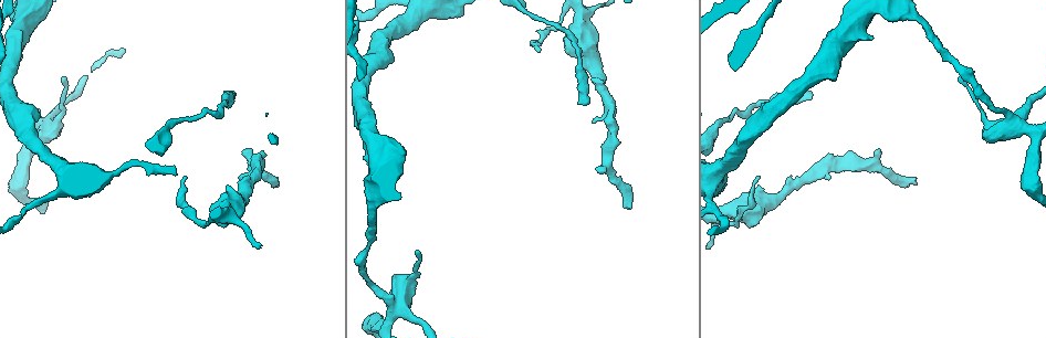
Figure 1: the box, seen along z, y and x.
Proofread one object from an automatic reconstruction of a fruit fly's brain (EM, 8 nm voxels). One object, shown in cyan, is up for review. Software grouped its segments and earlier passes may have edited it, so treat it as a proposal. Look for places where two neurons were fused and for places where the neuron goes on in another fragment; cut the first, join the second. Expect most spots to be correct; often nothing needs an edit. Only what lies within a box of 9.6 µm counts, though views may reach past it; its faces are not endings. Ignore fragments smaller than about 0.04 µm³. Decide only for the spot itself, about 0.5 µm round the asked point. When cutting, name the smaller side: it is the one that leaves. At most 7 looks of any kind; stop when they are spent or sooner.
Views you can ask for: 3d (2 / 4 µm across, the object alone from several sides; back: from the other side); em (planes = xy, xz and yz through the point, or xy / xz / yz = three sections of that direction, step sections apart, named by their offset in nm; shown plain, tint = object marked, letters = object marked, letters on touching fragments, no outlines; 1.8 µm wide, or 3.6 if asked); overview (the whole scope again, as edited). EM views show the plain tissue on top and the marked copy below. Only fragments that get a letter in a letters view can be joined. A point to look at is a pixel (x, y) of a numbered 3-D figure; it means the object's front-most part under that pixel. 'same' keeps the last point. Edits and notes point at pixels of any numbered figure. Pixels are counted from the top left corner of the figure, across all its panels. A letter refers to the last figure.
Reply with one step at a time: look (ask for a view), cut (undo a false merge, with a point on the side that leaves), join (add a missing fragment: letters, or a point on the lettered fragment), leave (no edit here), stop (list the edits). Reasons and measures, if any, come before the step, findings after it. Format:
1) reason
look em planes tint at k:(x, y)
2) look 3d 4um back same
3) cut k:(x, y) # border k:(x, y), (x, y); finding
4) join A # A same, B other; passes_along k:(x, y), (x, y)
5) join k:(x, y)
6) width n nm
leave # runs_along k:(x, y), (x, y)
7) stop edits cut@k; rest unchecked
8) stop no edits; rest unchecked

thick end
look em xy step 16 letters at 1:(904, 20)

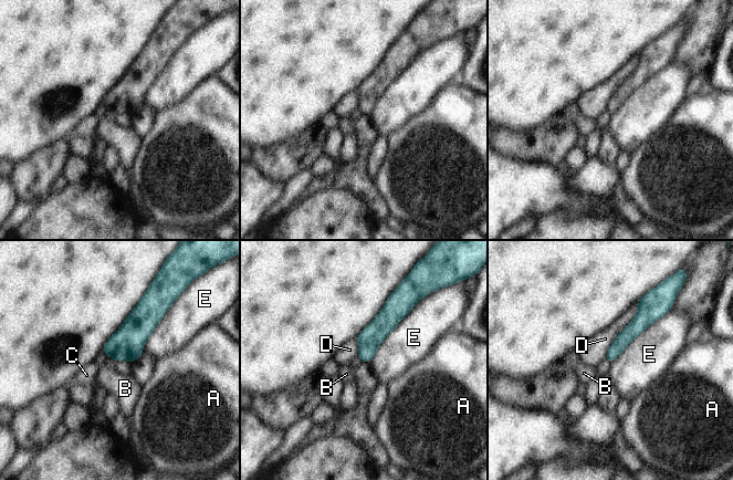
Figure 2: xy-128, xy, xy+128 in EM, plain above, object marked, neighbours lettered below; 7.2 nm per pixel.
leave # A other, B other, C other, D other, E other; border 2:(414, 305), (385, 337), (368, 363); none of them fits

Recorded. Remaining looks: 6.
long arm stops here
look 3d 4um back at 1:(579, 103)

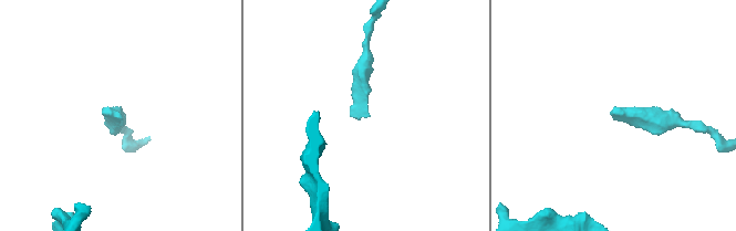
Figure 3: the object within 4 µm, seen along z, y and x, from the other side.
look em xy step 8 letters at 3:(613, 119)

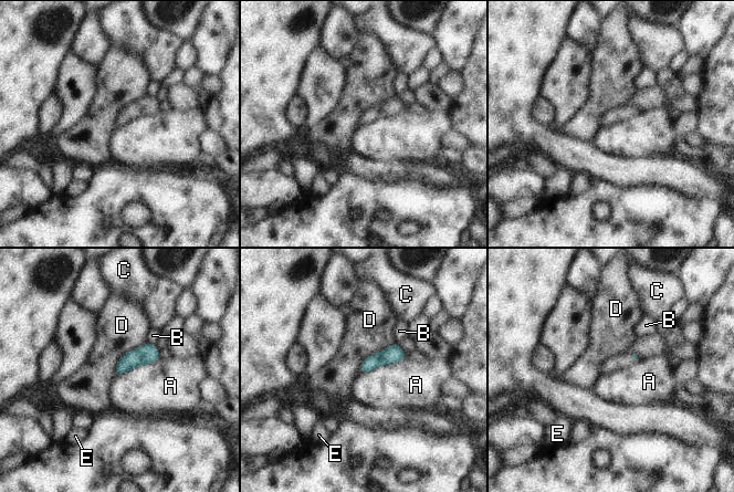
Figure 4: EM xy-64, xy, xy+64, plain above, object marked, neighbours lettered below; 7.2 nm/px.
leave # A other, B other, C other, D other, E other; border 4:(158, 358), (134, 366), (117, 375); no lettered fragment goes on from it

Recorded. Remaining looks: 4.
free end
look 3d 2um back at 1:(592, 121)

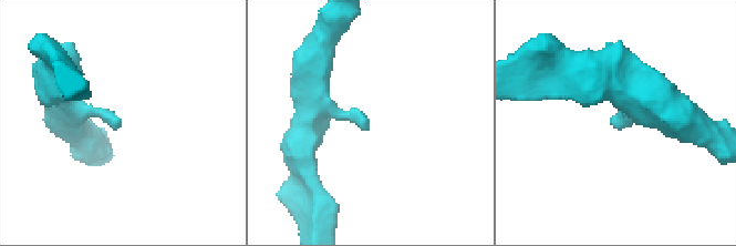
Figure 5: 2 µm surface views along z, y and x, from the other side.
now the EM
look em yz step 8 tint at 5:(119, 120)

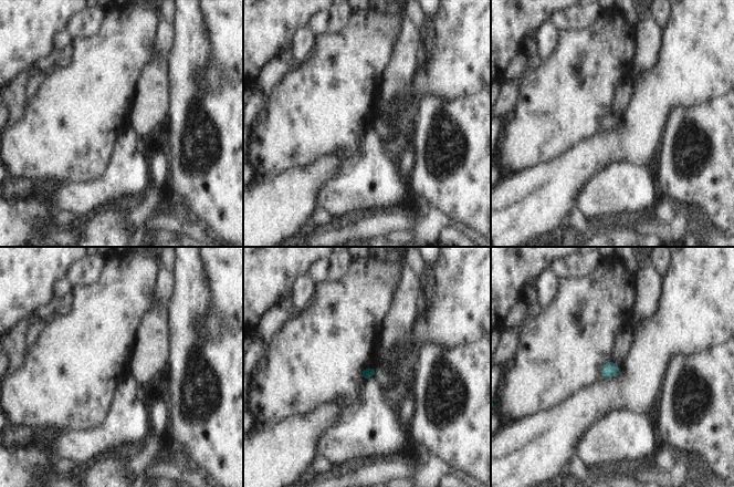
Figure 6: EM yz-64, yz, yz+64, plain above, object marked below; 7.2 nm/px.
another direction
look em planes letters same

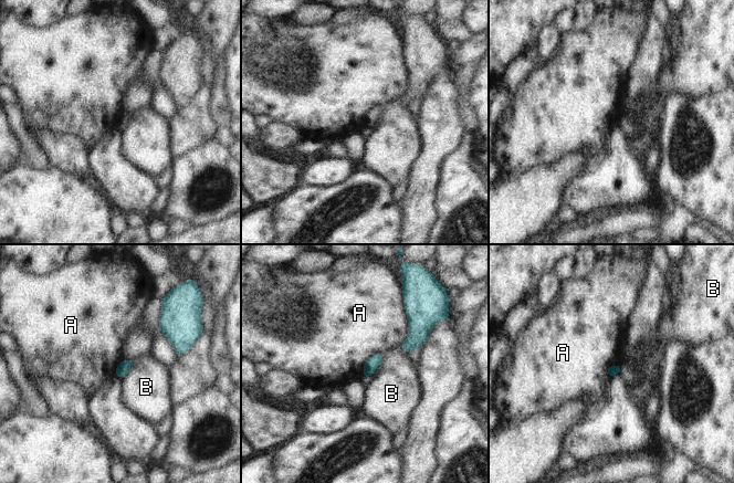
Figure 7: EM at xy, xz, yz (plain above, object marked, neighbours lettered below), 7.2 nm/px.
leave # A other, B other; border 7:(404, 302), (408, 336), (400, 346); none of them fits

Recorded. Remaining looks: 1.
stop no edits; rest unchecked

